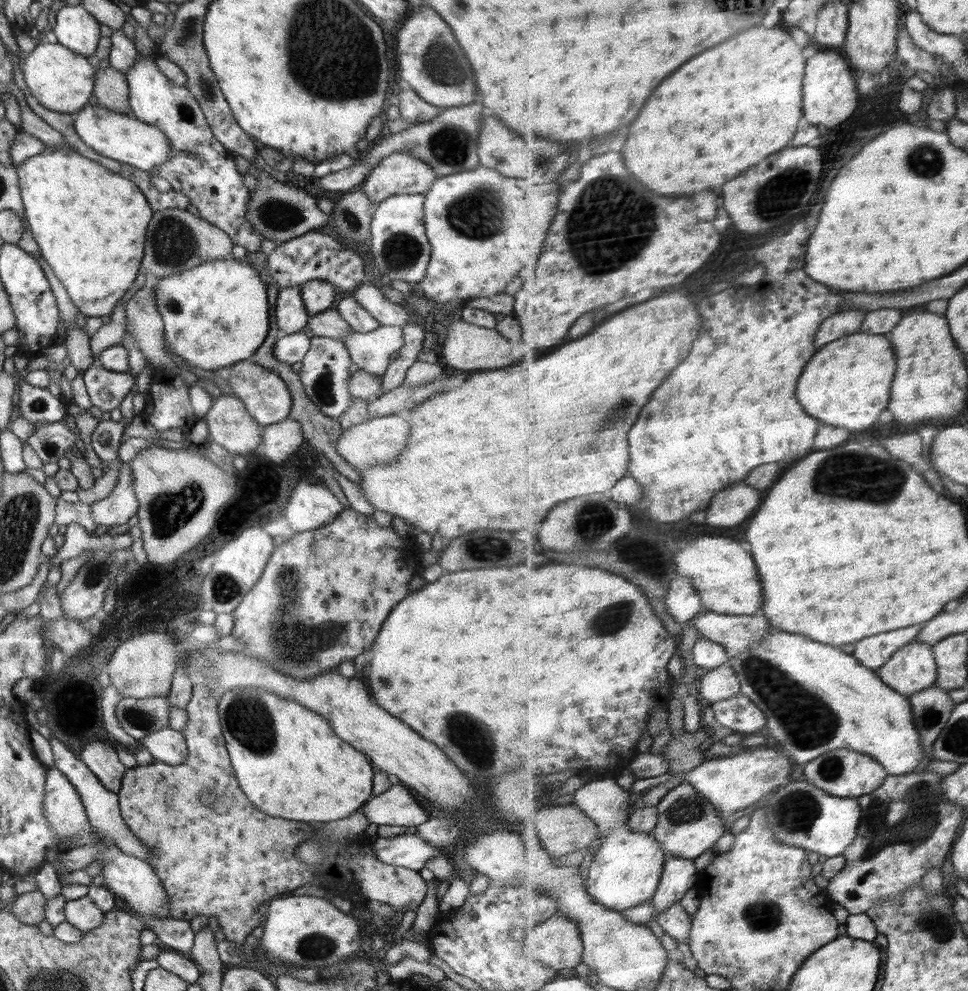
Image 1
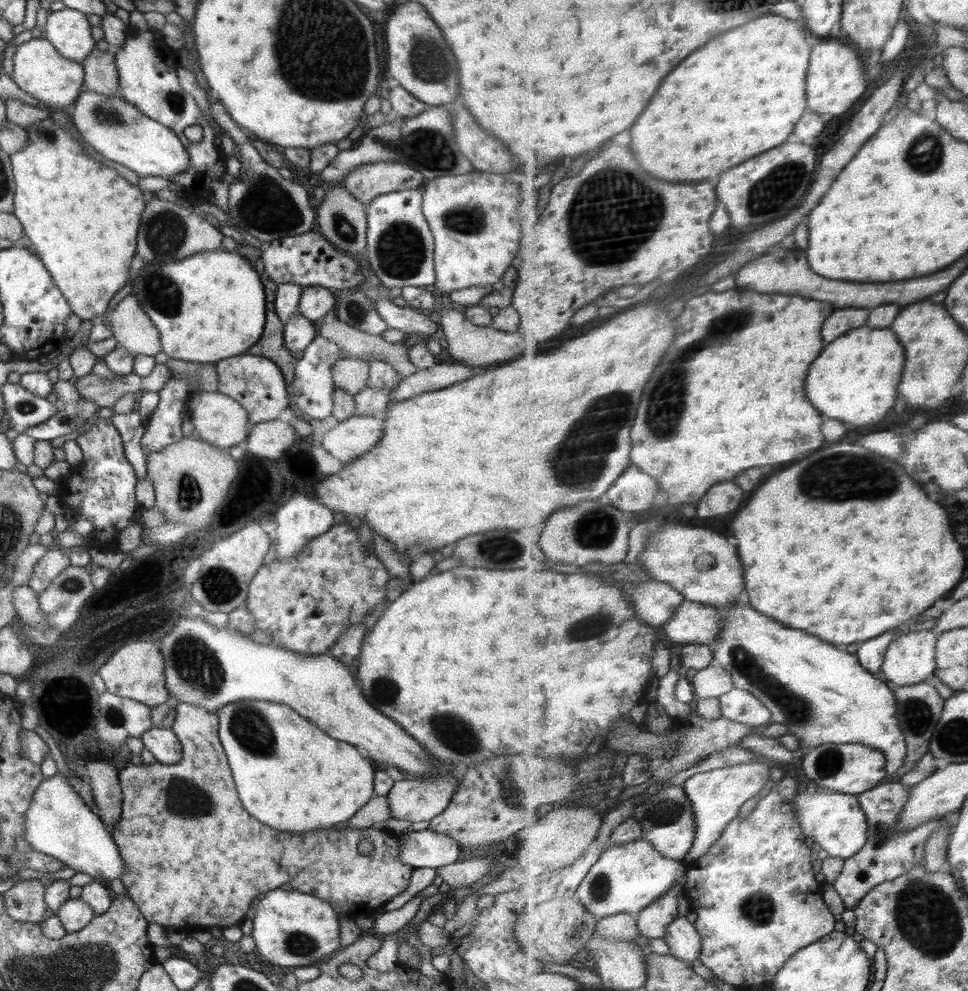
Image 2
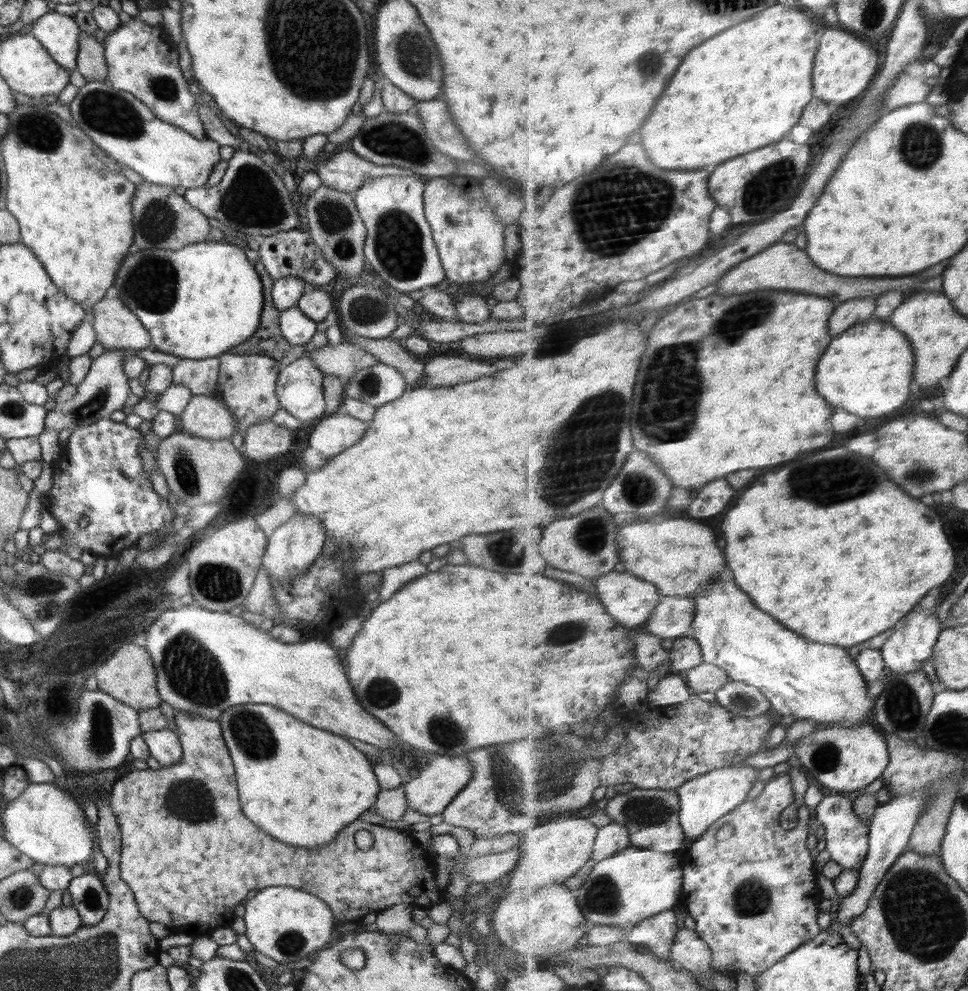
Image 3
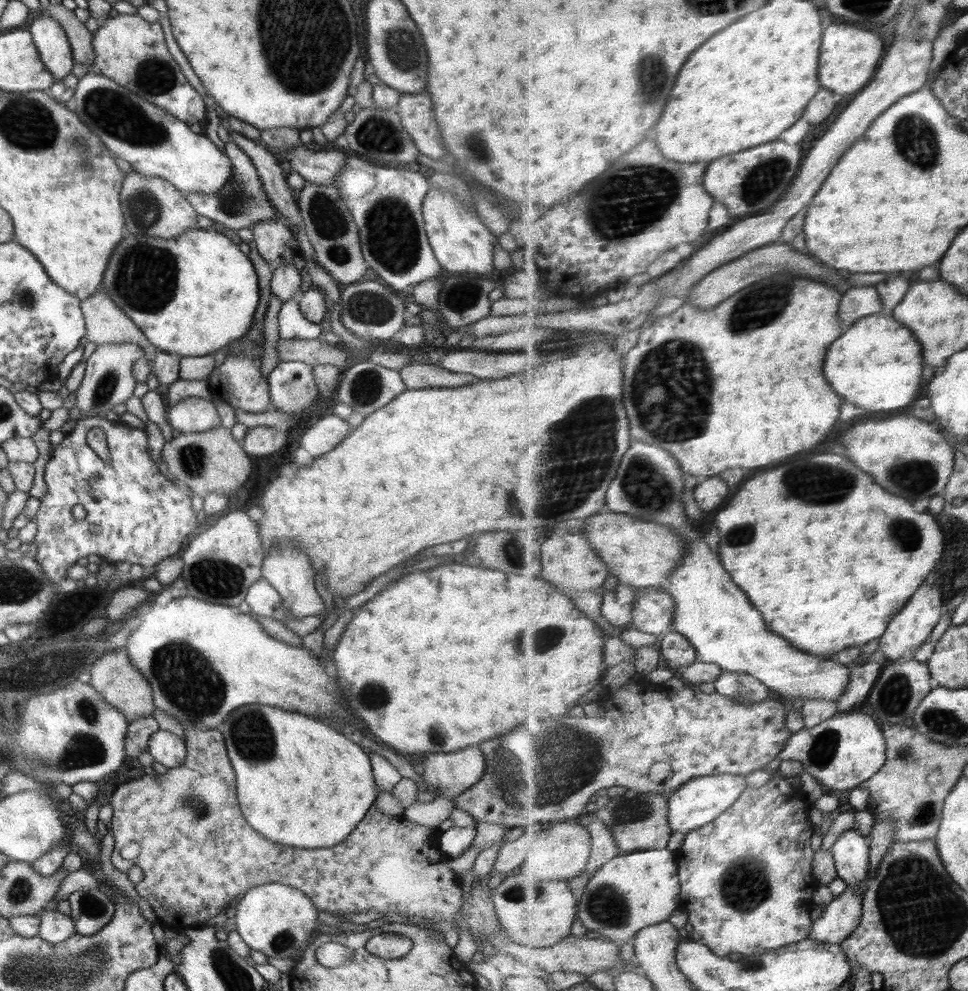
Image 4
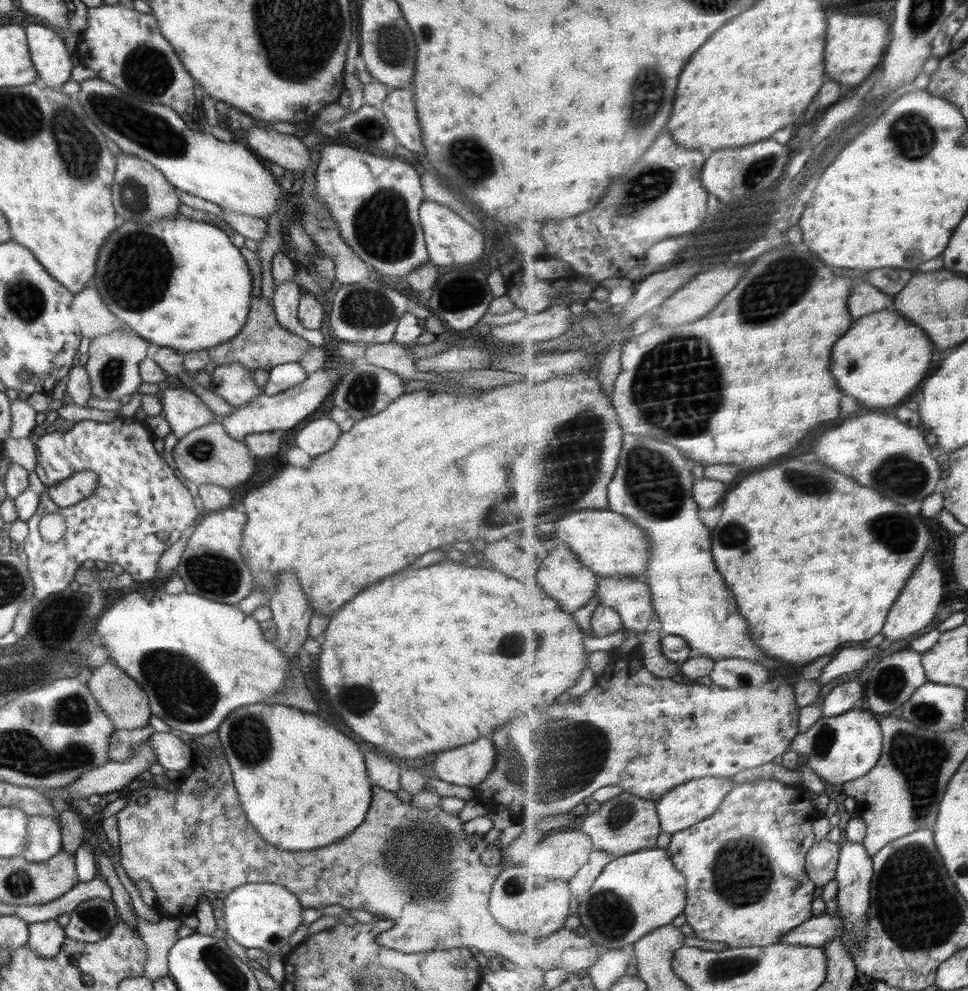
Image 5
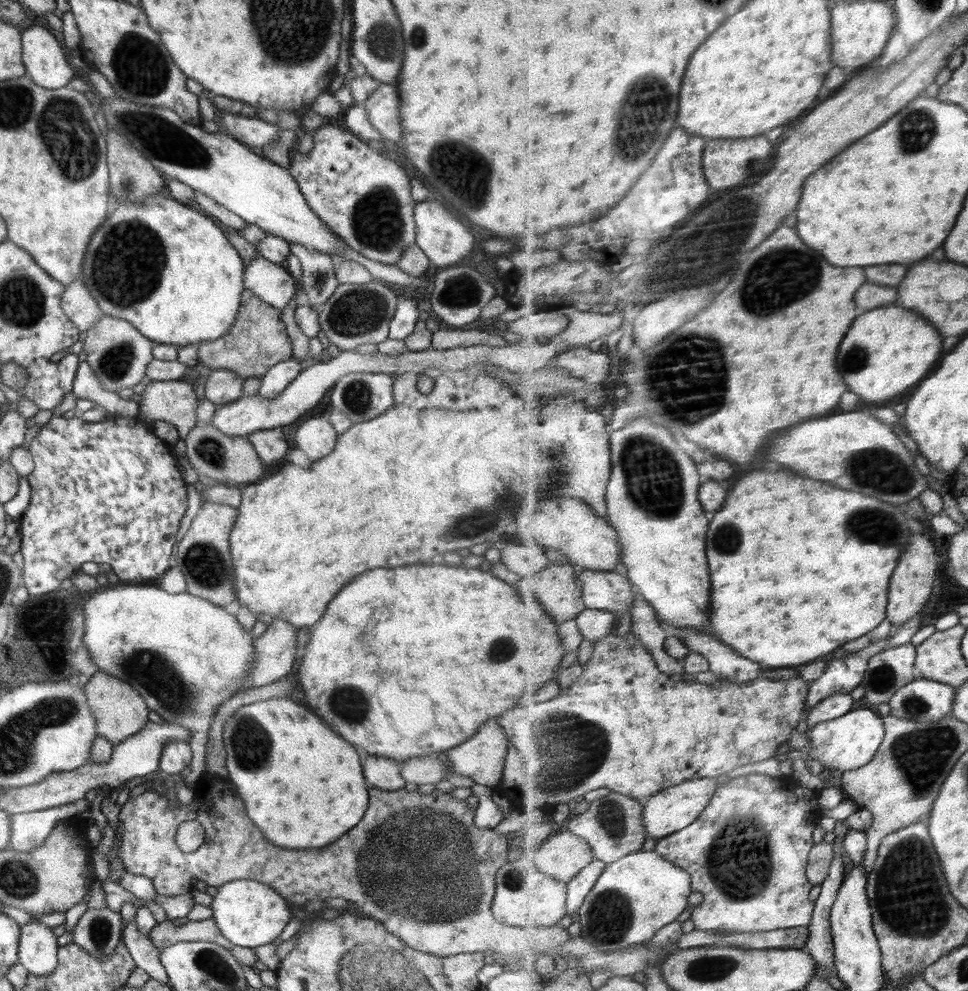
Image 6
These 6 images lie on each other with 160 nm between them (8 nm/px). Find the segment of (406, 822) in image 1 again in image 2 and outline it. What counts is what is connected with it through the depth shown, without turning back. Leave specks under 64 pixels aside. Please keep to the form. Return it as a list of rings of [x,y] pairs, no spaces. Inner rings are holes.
[[[436,776],[428,779],[412,779],[410,777],[402,781],[394,781],[392,788],[385,794],[388,797],[388,806],[391,816],[400,820],[410,820],[410,822],[424,822],[432,820],[438,816],[448,806],[450,799],[454,796],[459,785],[458,780],[452,776]]]

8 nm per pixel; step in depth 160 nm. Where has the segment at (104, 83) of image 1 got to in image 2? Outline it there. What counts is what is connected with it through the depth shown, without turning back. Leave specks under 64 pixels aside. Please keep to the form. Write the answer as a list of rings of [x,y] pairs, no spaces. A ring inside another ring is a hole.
[[[95,49],[82,62],[83,84],[87,90],[93,90],[104,96],[119,94],[119,76],[115,63],[115,53],[112,50]]]

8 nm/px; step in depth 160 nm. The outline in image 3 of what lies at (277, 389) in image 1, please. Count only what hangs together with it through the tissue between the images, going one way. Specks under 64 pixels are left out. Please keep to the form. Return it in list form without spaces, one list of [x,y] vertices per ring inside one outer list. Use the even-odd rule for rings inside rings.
[[[228,352],[219,357],[217,390],[227,408],[237,418],[237,430],[246,433],[248,427],[269,420],[281,407],[275,393],[280,367],[277,360],[259,354],[237,355]]]

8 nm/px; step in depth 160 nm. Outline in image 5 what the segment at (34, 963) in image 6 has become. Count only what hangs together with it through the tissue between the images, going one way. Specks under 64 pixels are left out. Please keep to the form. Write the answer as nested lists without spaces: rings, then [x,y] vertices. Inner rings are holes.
[[[56,919],[30,923],[28,930],[30,936],[26,945],[44,958],[56,957],[67,937]]]

